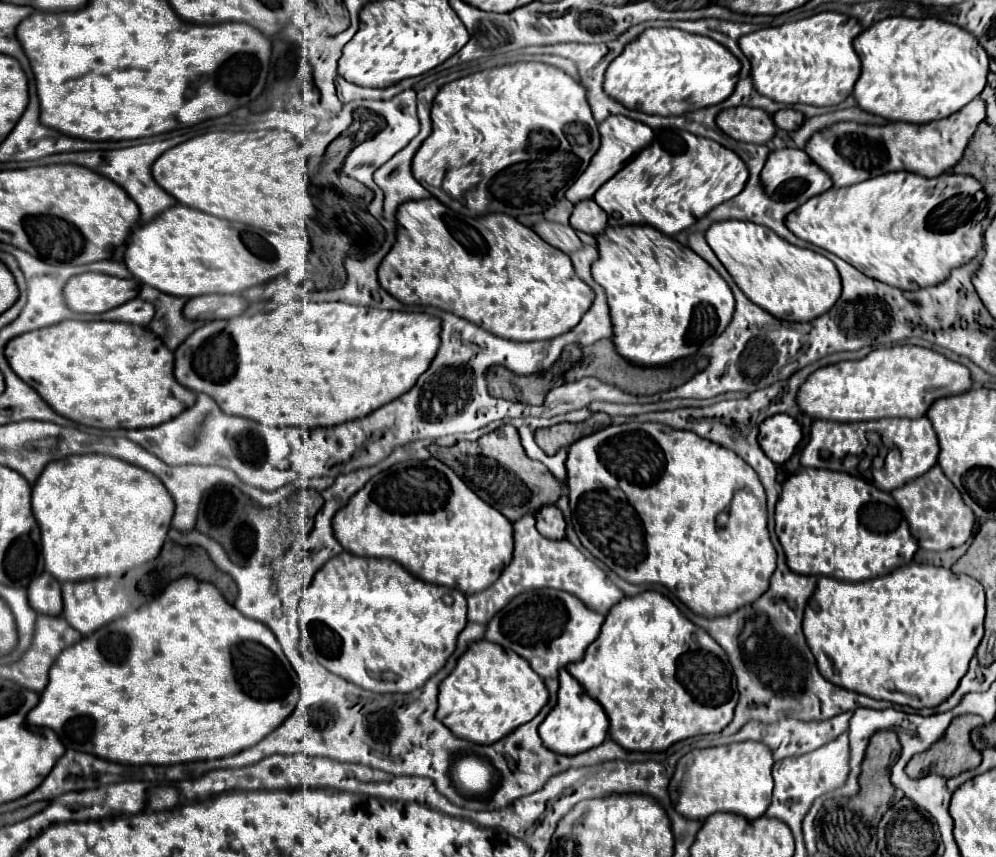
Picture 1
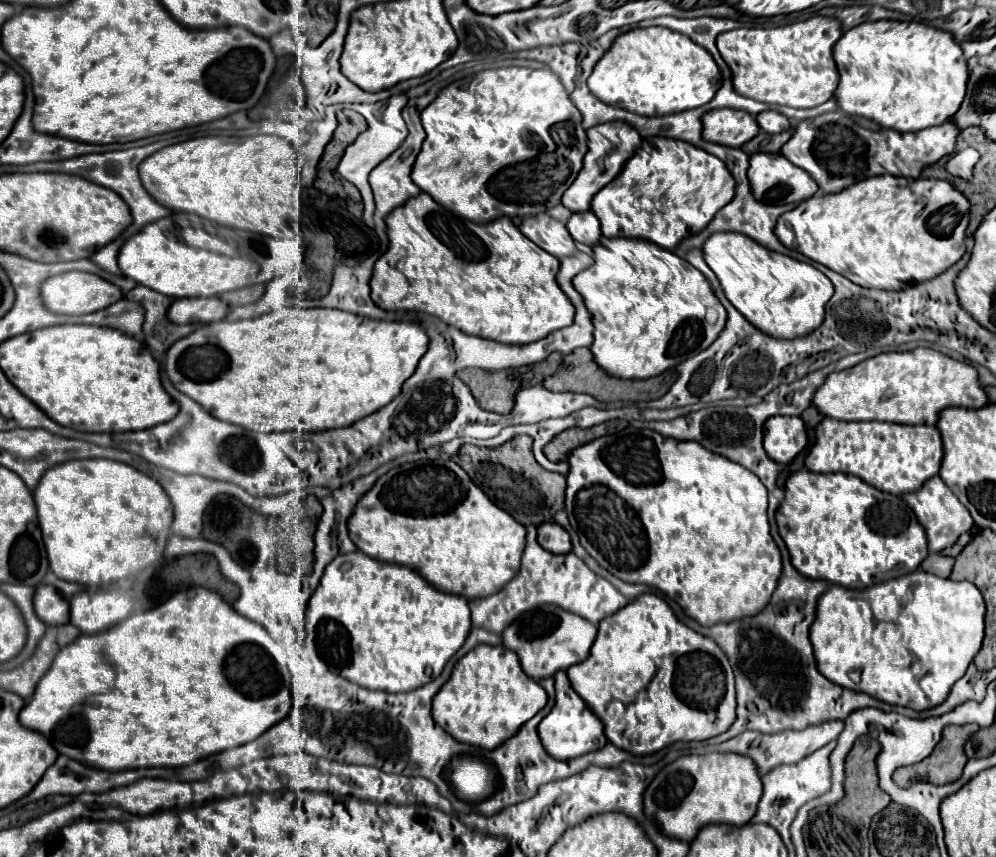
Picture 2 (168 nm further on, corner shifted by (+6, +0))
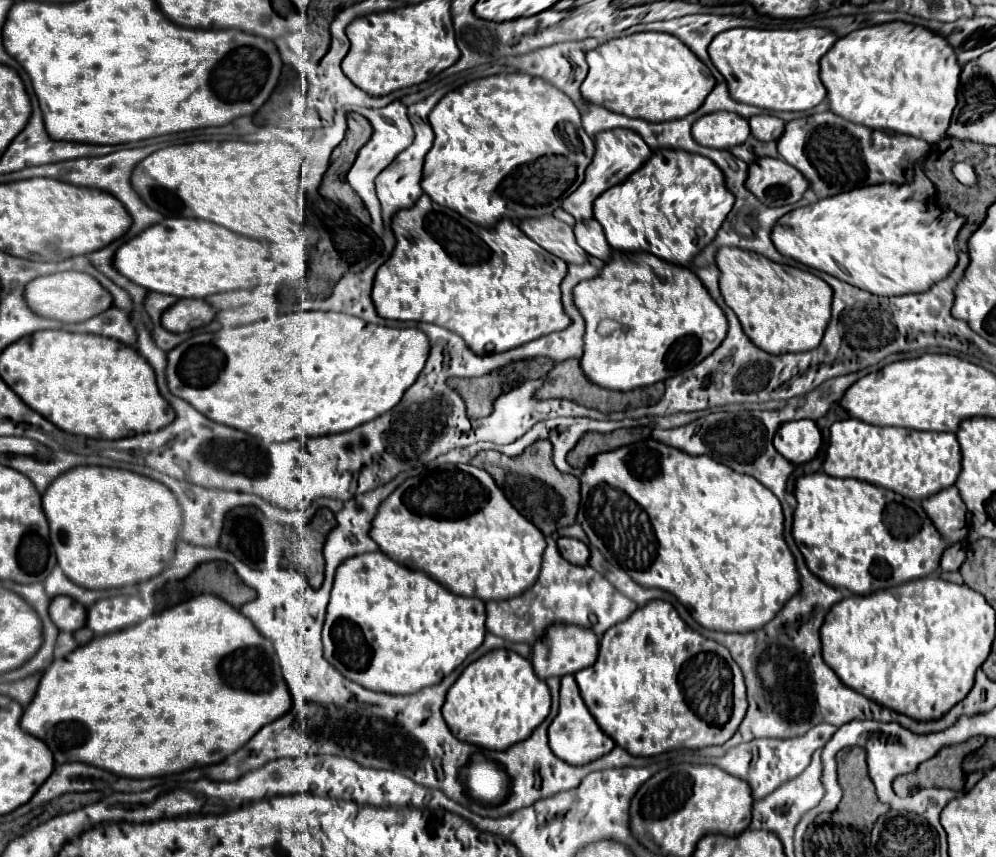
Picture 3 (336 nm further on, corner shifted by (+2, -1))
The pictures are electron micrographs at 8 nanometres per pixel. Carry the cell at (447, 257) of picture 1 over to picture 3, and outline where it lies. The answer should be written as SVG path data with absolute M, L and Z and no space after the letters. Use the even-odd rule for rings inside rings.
M422 195L412 207L400 209L392 217L392 231L398 241L396 249L378 269L372 289L372 301L380 317L440 325L460 335L476 353L514 349L570 325L560 301L560 283L568 265L536 247L512 221L500 221L486 229Z

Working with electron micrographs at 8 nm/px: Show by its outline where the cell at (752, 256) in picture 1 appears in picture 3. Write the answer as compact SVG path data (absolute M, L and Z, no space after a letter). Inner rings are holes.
M722 247L716 255L716 265L720 269L720 289L726 305L736 313L746 337L760 349L772 355L782 355L782 353L802 353L816 349L822 341L822 335L826 331L826 325L830 321L830 305L832 305L832 289L828 283L824 283L820 277L796 269L796 267L786 267L780 263L774 263L770 259L764 259L756 253L732 249L732 247Z

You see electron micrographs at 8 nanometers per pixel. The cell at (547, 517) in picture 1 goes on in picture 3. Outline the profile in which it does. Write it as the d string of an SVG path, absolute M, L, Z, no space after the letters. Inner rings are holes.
M562 537L562 539L558 539L558 549L566 561L570 561L574 565L588 565L590 551L582 541L572 539L572 537Z

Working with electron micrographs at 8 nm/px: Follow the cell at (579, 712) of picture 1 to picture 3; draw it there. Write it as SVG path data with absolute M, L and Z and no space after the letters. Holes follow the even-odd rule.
M574 675L562 677L560 713L552 721L552 725L548 729L548 737L550 737L552 753L556 757L564 759L566 763L572 763L572 765L584 765L584 763L590 763L592 759L600 759L600 755L606 755L608 751L612 751L616 747L616 743L600 729L600 725L596 723L596 719L588 711L586 703L582 701Z

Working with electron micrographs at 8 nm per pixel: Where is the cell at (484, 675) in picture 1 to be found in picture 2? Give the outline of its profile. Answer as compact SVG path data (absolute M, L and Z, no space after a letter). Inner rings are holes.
M480 644L470 650L452 670L448 682L434 696L432 718L452 738L484 750L498 748L518 728L536 716L548 702L544 688L524 674L518 656L504 646Z

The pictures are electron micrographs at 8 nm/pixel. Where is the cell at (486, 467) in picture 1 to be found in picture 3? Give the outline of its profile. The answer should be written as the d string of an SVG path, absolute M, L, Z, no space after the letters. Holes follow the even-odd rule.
M536 441L524 451L522 457L516 459L498 451L484 451L478 455L478 459L482 461L482 467L496 479L496 483L504 485L504 493L510 503L524 517L528 517L528 521L532 521L544 535L552 535L560 527L576 523L576 511L580 509L580 479L568 473L560 473L554 467L550 441Z

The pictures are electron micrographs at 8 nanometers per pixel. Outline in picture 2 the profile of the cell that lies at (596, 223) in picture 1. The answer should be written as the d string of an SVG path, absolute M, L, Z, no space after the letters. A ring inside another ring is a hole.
M592 210L586 212L574 212L566 224L568 232L572 234L574 240L594 246L600 238L600 222Z

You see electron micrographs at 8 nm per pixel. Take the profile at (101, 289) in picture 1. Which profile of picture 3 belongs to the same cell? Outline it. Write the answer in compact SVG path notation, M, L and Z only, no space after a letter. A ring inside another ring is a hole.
M62 271L62 273L52 273L40 279L32 279L28 287L24 287L24 297L30 309L46 319L56 319L60 323L80 323L90 317L100 315L112 305L110 293L88 273L78 273L78 271Z

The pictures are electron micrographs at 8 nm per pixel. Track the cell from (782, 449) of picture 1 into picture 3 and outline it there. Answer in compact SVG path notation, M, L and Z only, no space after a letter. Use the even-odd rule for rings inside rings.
M808 419L784 423L774 437L774 447L794 465L808 463L822 447L822 433L818 425Z

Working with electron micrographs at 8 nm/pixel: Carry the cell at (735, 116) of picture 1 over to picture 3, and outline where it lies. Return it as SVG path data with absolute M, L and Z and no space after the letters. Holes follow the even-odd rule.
M728 111L708 113L692 125L692 137L700 145L712 149L732 149L744 143L748 135L750 135L748 121Z

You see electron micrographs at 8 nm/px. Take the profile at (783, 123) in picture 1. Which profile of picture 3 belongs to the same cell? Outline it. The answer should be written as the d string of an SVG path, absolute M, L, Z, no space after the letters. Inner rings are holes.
M774 115L750 117L750 131L760 141L778 141L784 133L784 121Z

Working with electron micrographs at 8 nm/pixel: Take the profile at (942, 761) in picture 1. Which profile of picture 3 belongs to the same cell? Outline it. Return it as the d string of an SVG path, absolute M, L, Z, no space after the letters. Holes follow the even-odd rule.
M974 737L960 745L944 747L936 757L924 761L914 773L902 775L894 779L896 795L908 795L912 789L920 787L944 787L952 791L962 791L964 787L964 773L962 773L962 759L966 755L966 745L980 743L980 737Z

